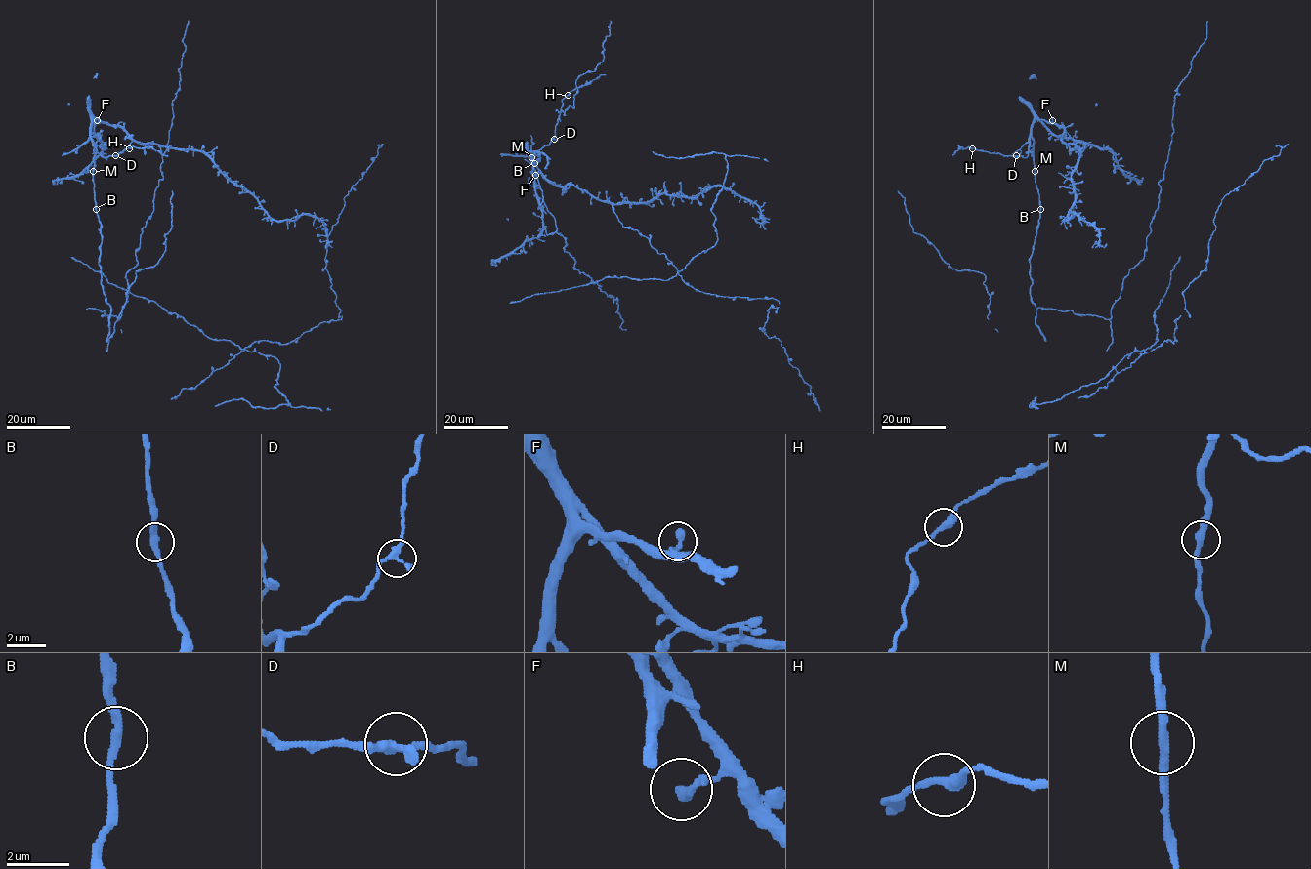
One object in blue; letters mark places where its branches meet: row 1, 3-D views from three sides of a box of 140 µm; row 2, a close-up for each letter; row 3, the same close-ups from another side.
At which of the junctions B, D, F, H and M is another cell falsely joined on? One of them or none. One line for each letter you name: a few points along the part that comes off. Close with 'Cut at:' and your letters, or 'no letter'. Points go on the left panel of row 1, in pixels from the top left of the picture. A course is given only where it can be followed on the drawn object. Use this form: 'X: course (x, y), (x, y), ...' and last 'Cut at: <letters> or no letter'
Cut at: no letter

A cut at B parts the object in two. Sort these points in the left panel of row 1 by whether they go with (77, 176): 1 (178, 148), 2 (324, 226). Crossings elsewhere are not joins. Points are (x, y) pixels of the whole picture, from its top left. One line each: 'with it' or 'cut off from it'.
1: with it
2: with it

